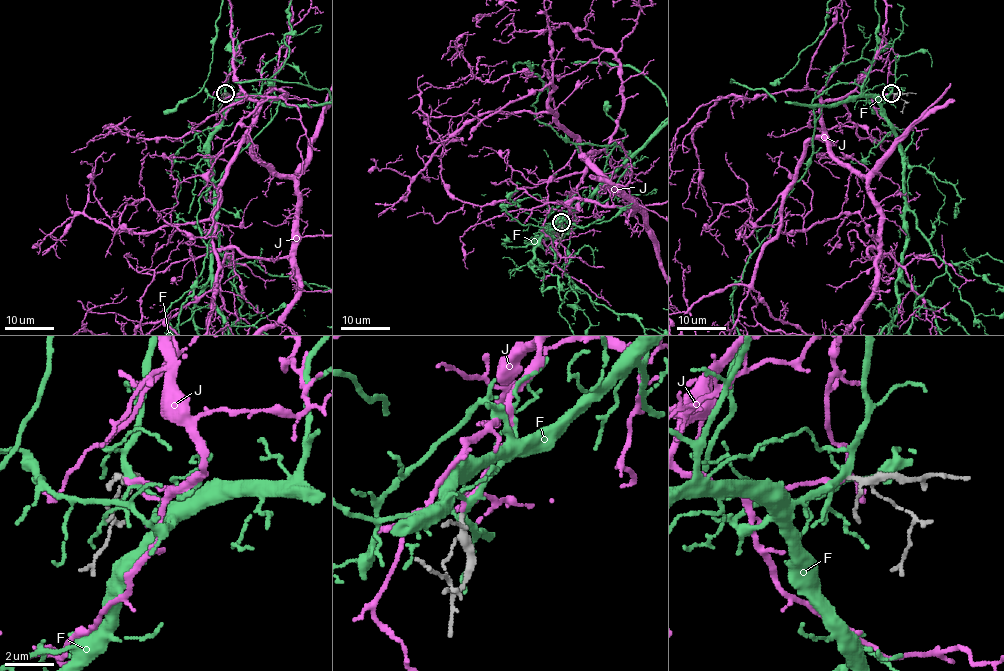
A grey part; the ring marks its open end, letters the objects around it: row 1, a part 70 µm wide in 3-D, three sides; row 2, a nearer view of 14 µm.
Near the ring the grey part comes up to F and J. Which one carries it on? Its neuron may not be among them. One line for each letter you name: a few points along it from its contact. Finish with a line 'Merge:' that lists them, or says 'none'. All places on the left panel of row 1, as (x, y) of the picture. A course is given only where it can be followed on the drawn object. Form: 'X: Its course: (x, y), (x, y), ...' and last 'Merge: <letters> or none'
Merge: J

